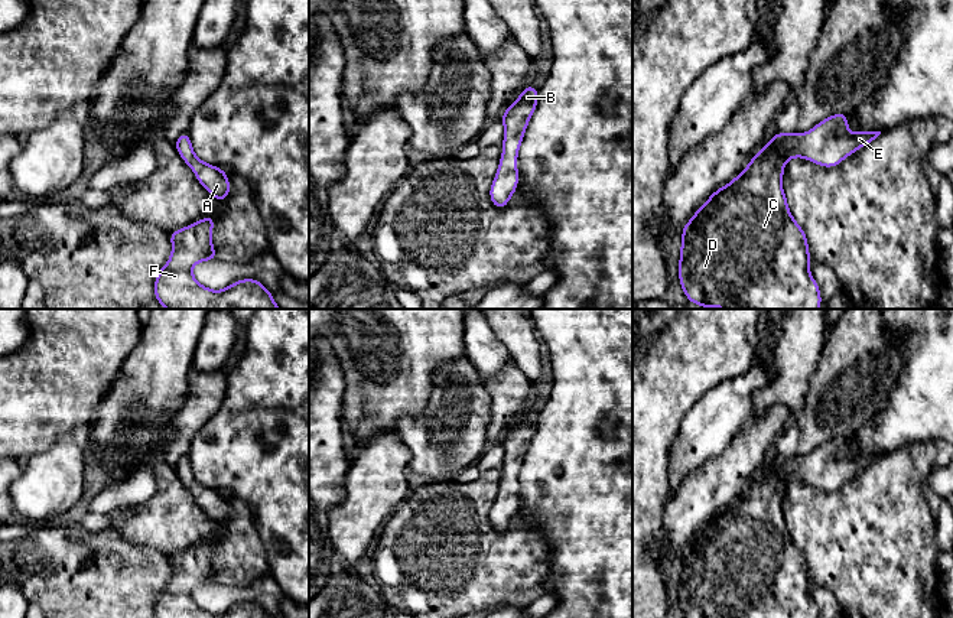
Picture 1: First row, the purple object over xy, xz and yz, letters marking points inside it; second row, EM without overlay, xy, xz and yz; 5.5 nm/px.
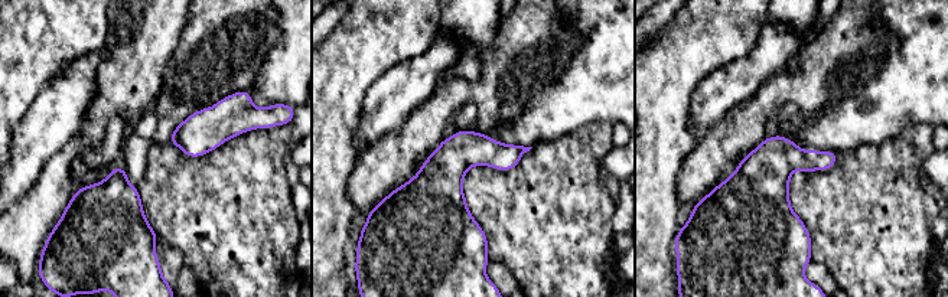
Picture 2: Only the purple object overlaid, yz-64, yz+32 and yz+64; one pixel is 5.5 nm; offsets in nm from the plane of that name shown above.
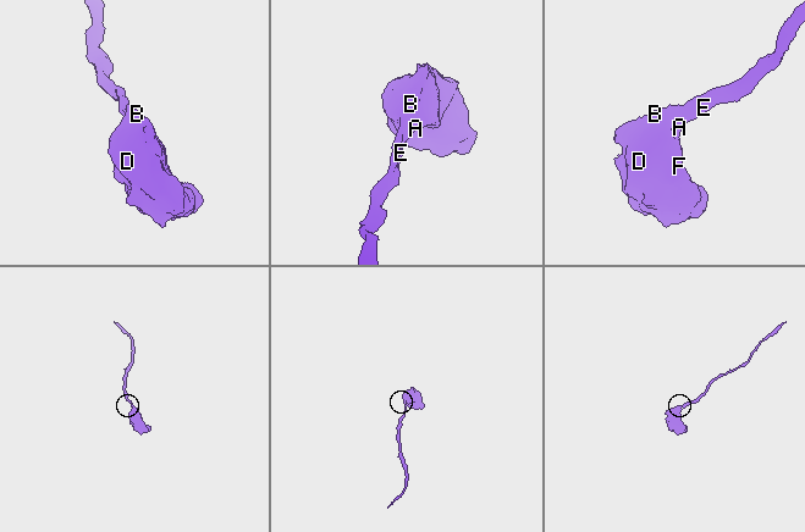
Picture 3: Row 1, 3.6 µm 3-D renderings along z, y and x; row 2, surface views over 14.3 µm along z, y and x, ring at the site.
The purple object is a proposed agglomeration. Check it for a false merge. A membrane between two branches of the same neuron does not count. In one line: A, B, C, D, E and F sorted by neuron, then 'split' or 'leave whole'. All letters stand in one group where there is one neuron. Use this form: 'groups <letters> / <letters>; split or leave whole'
groups A B C D E F; leave whole

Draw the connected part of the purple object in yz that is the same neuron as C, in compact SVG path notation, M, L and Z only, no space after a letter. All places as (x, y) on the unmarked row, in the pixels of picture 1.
M846 436L822 443L807 456L784 458L777 453L773 464L760 472L736 501L716 513L682 554L679 605L684 618L820 618L820 611L810 598L811 582L806 556L793 541L783 515L783 497L791 481L835 491L881 458L881 455L853 455L849 459L848 455Z

